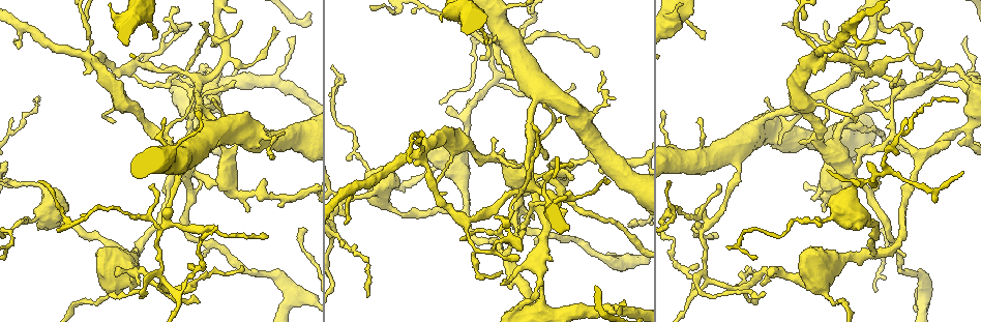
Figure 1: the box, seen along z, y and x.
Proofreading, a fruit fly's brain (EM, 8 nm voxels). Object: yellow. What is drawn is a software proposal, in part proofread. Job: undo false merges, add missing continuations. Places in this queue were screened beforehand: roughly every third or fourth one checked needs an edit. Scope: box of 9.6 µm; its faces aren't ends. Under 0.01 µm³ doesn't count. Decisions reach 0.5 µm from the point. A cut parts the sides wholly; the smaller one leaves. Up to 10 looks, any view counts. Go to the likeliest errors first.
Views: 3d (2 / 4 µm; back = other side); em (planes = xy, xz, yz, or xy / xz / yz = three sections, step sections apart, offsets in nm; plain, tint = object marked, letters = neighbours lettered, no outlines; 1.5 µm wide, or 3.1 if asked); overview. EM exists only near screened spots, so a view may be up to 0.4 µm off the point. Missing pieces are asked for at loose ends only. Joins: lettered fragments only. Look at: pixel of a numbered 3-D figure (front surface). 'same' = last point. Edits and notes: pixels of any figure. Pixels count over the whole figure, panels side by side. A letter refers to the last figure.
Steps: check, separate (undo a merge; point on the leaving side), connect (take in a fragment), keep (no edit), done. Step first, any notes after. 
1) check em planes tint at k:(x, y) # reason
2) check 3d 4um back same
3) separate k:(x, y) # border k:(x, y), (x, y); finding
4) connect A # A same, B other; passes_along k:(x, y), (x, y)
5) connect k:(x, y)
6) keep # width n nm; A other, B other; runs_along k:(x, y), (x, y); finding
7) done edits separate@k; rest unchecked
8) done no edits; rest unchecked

check 3d 2um at 1:(904, 254) # free end

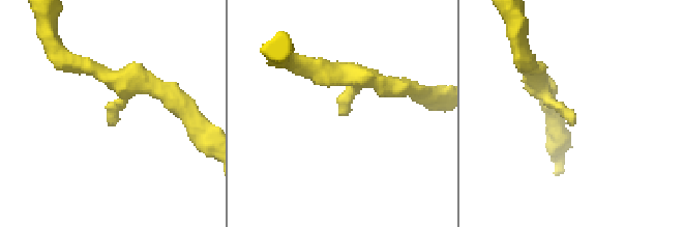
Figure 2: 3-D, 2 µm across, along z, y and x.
check em yz step 8 letters at 2:(114, 125) # arm_widths 170, 190 nm

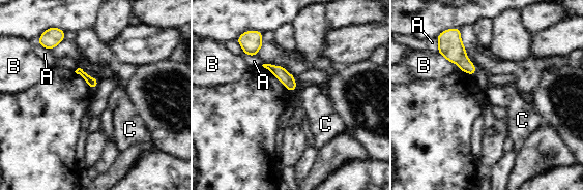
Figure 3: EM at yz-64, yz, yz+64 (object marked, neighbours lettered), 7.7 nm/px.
check em planes letters same

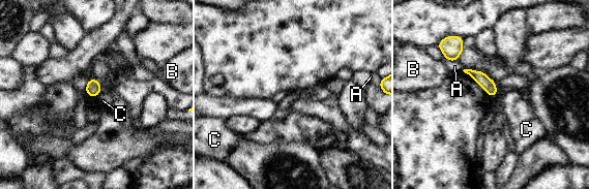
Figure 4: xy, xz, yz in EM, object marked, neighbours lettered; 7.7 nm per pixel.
keep # width 100 nm; A other, B other, C other; border 4:(101, 91), (94, 98); none of them fits

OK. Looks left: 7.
check 3d 4um at 1:(113, 121) # branch stops here

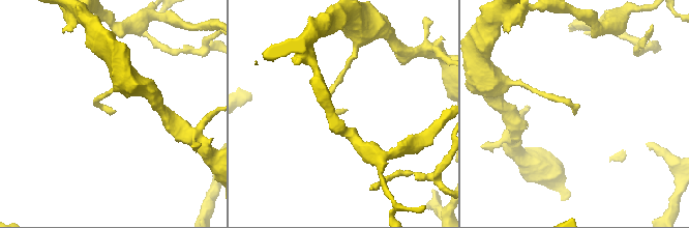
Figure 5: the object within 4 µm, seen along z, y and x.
check em planes tint at 5:(575, 112)

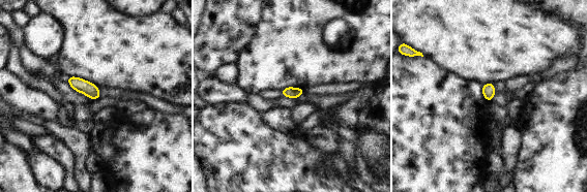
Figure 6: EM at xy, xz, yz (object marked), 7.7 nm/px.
check em planes letters same

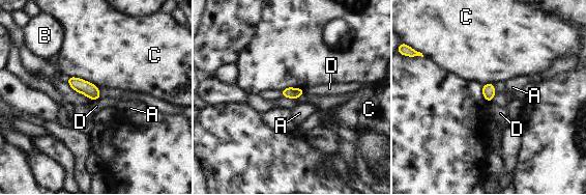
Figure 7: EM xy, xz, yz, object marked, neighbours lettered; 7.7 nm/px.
keep # A other, B other, C other, D other; border 7:(100, 96), (93, 102); none of them fits

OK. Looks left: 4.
check 3d 2um back at 1:(828, 89) # three arms meet

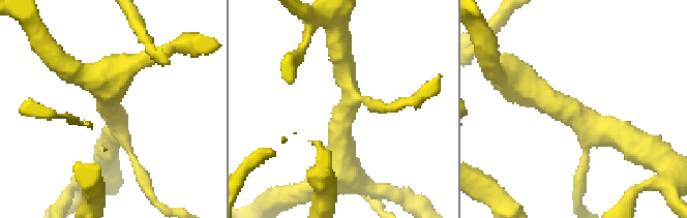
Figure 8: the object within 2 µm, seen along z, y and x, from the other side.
check em xy step 4 letters at 8:(570, 112) # arms 3; shape alone is not enough

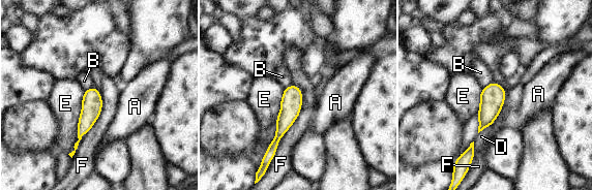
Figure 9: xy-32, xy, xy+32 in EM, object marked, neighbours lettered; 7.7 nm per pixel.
keep # width 60 nm; A other, B other, D other, E other, F other; border 9:(490, 125), (478, 133); one neuron here

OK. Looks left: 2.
check 3d 4um at 1:(573, 87) # branch stops here

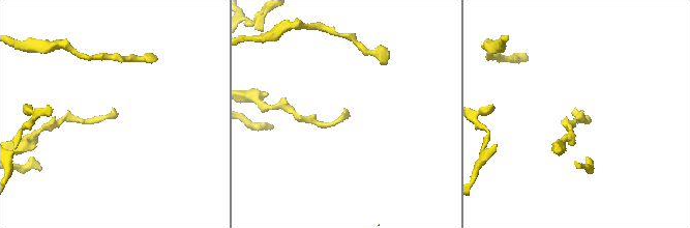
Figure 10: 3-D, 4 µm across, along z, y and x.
check em planes letters at 10:(346, 114)

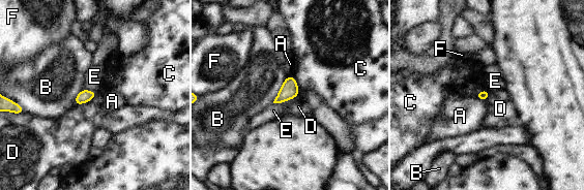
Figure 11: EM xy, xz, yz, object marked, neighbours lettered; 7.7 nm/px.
keep # width 70 nm; A other, B other, C other, D other, E other, F other; border 11:(293, 75), (299, 91); none of them fits

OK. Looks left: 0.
done no edits; rest unchecked

